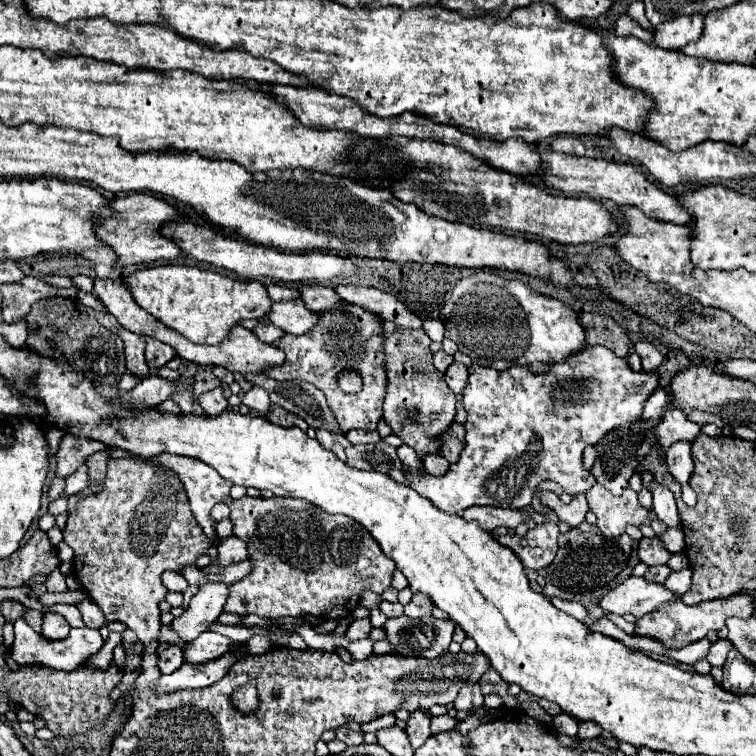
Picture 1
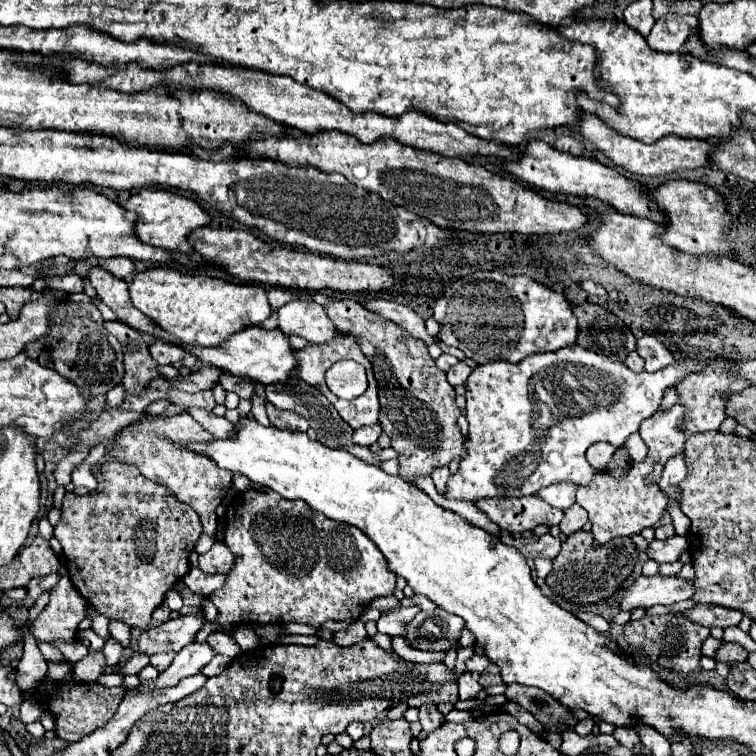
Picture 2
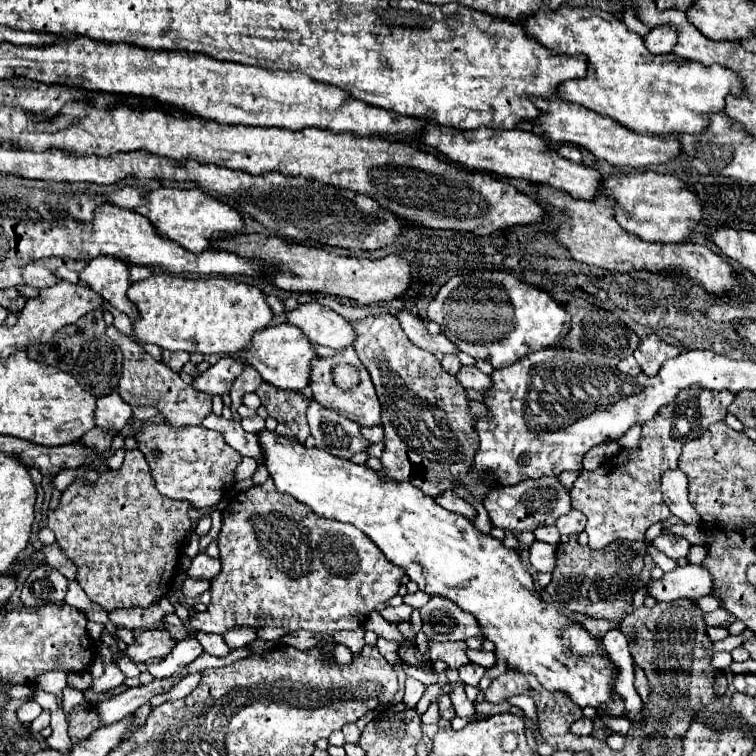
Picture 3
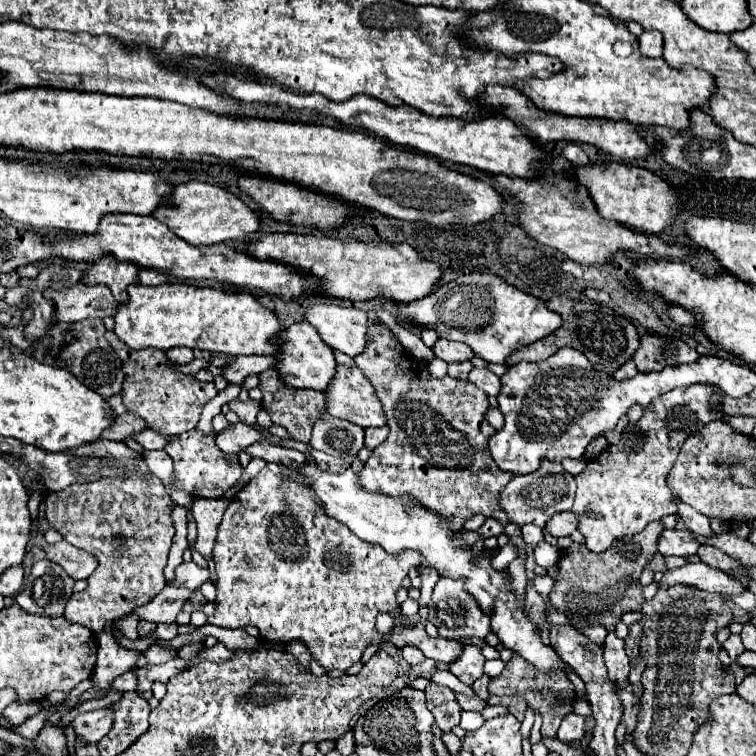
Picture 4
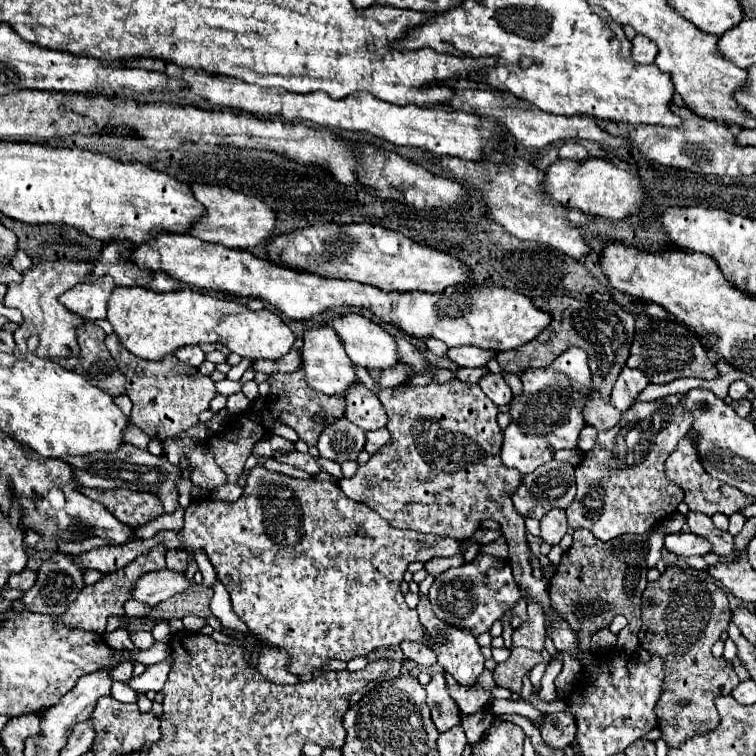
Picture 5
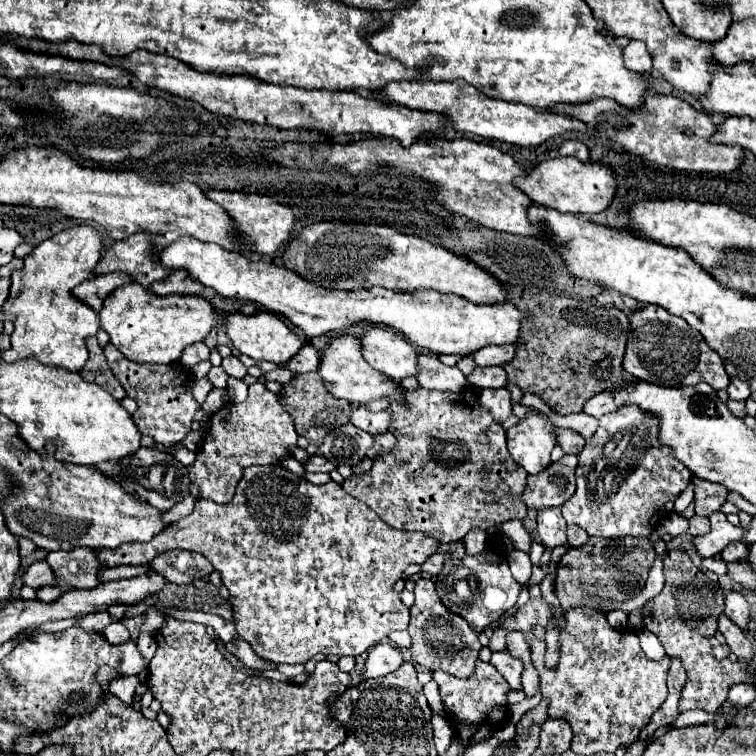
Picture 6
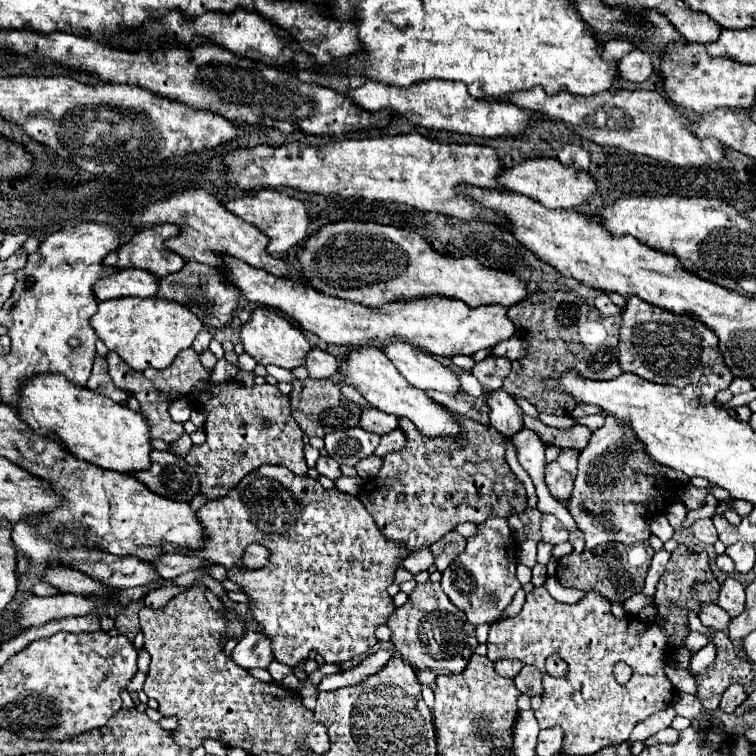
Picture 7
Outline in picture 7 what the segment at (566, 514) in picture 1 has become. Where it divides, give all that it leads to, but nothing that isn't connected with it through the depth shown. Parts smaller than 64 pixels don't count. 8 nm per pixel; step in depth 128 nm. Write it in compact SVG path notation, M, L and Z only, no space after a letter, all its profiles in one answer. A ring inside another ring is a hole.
M544 514L542 516L542 528L540 530L542 530L542 542L548 542L552 546L568 542L568 530L552 514Z

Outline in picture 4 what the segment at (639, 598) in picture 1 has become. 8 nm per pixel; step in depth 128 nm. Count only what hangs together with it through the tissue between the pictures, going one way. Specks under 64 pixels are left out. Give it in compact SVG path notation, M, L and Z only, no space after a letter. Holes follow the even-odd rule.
M704 562L686 564L682 568L668 570L664 574L660 586L672 586L672 584L688 584L688 586L696 586L706 592L720 592L724 596L748 592L748 588L744 584L740 584L740 580L736 580L734 576L730 576L722 570L710 568Z

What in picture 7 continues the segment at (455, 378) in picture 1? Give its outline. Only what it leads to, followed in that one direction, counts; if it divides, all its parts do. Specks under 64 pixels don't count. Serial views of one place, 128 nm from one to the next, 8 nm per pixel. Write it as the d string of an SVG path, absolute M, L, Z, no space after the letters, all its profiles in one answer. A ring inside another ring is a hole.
M494 390L488 398L490 404L490 426L494 426L502 436L512 438L524 428L524 410L516 404L516 400L504 390Z

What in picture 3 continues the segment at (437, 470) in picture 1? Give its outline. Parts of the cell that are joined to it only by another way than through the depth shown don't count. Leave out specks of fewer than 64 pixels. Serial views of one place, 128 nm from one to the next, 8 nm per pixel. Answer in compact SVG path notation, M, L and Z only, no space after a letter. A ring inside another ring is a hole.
M444 492L444 496L438 496L436 502L446 508L446 510L452 510L456 514L462 514L462 516L468 516L468 520L474 520L476 518L476 510L462 498L458 496L452 496L452 492Z

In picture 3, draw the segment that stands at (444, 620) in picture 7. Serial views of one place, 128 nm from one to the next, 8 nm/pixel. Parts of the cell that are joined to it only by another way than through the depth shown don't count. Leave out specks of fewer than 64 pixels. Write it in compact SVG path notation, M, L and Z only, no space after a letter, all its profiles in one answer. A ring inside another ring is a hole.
M466 664L464 668L460 668L460 680L464 684L470 684L470 686L478 686L480 678L484 676L484 668L478 666L478 664Z

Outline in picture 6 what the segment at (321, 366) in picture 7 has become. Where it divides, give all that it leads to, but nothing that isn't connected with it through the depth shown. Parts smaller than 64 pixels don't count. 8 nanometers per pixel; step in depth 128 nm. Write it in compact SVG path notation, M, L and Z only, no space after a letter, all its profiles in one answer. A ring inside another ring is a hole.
M306 344L288 364L286 364L290 370L294 372L316 372L320 368L320 350L316 350L314 346Z

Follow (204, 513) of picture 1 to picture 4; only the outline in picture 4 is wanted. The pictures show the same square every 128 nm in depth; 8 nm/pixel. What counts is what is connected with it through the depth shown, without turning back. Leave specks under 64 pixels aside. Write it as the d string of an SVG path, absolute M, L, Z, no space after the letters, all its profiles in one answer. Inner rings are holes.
M188 430L188 432L172 438L164 450L174 460L174 470L176 470L174 486L178 486L180 490L186 490L188 494L192 494L196 498L220 498L228 488L234 486L234 482L242 474L240 464L236 468L232 468L224 460L224 452L214 444L214 434L204 436L198 430Z

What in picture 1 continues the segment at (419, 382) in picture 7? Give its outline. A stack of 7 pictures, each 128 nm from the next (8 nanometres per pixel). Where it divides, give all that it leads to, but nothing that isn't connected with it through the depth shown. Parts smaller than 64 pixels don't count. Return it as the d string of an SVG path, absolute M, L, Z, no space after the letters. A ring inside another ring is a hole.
M290 300L290 302L276 302L272 304L272 310L268 314L268 320L282 328L286 334L306 334L310 332L320 316L316 312L312 312L310 308L306 308L306 304L302 300Z

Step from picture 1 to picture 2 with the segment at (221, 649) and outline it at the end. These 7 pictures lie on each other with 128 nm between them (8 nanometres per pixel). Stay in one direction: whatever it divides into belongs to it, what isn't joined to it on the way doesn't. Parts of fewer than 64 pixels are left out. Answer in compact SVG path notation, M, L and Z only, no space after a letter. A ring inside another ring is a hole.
M192 642L176 654L174 662L156 680L144 680L144 682L140 682L138 688L152 692L152 690L164 690L164 688L176 686L180 680L198 674L200 668L204 664L208 664L214 656L216 656L216 652L206 642L202 642L202 644Z

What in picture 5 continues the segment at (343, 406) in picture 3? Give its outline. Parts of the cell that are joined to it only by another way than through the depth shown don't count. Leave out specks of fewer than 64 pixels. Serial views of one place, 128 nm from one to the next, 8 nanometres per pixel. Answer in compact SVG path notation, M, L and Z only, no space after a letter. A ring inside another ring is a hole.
M354 384L346 392L346 418L362 430L378 430L386 426L386 412L378 396L374 396L364 384Z

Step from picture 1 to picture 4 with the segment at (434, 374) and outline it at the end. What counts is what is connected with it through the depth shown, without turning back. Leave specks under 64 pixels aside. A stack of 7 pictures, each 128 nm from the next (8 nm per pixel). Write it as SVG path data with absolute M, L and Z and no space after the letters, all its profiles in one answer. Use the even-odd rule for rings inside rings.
M370 324L368 348L354 360L374 386L390 428L384 444L372 450L370 460L360 470L360 488L396 498L412 496L424 508L444 516L452 532L462 530L466 520L476 514L496 518L504 526L510 544L518 548L518 558L526 560L526 542L520 526L510 522L500 508L500 492L514 474L502 472L490 456L488 440L494 436L494 428L486 420L488 396L470 380L432 378L426 364L402 352L392 332L374 324Z

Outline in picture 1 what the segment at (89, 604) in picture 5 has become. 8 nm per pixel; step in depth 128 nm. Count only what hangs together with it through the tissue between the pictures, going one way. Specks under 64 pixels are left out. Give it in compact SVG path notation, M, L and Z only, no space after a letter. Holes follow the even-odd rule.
M122 458L122 460L108 460L106 488L104 488L104 492L94 494L94 496L86 496L86 498L82 498L82 500L76 504L74 512L72 512L72 514L68 516L68 520L66 520L64 542L74 550L72 574L76 576L78 584L84 588L84 592L90 596L90 600L94 600L94 602L102 608L102 612L104 612L104 616L106 616L108 622L114 622L114 620L116 620L116 622L124 622L130 630L134 630L134 632L138 634L138 638L140 638L140 640L144 642L144 646L146 646L146 654L154 654L156 648L158 648L158 630L160 630L160 626L162 626L158 604L164 600L164 596L166 596L166 592L168 592L168 588L166 588L164 582L162 582L162 574L164 574L166 570L180 574L188 564L194 564L198 556L206 554L208 546L212 544L212 542L204 536L202 528L196 524L196 520L194 520L194 516L192 516L192 510L188 508L188 498L186 498L184 486L180 484L180 480L176 480L176 476L172 476L172 472L168 472L168 468L152 468L152 466L138 464L138 462L134 462L134 460L124 460L124 458Z

